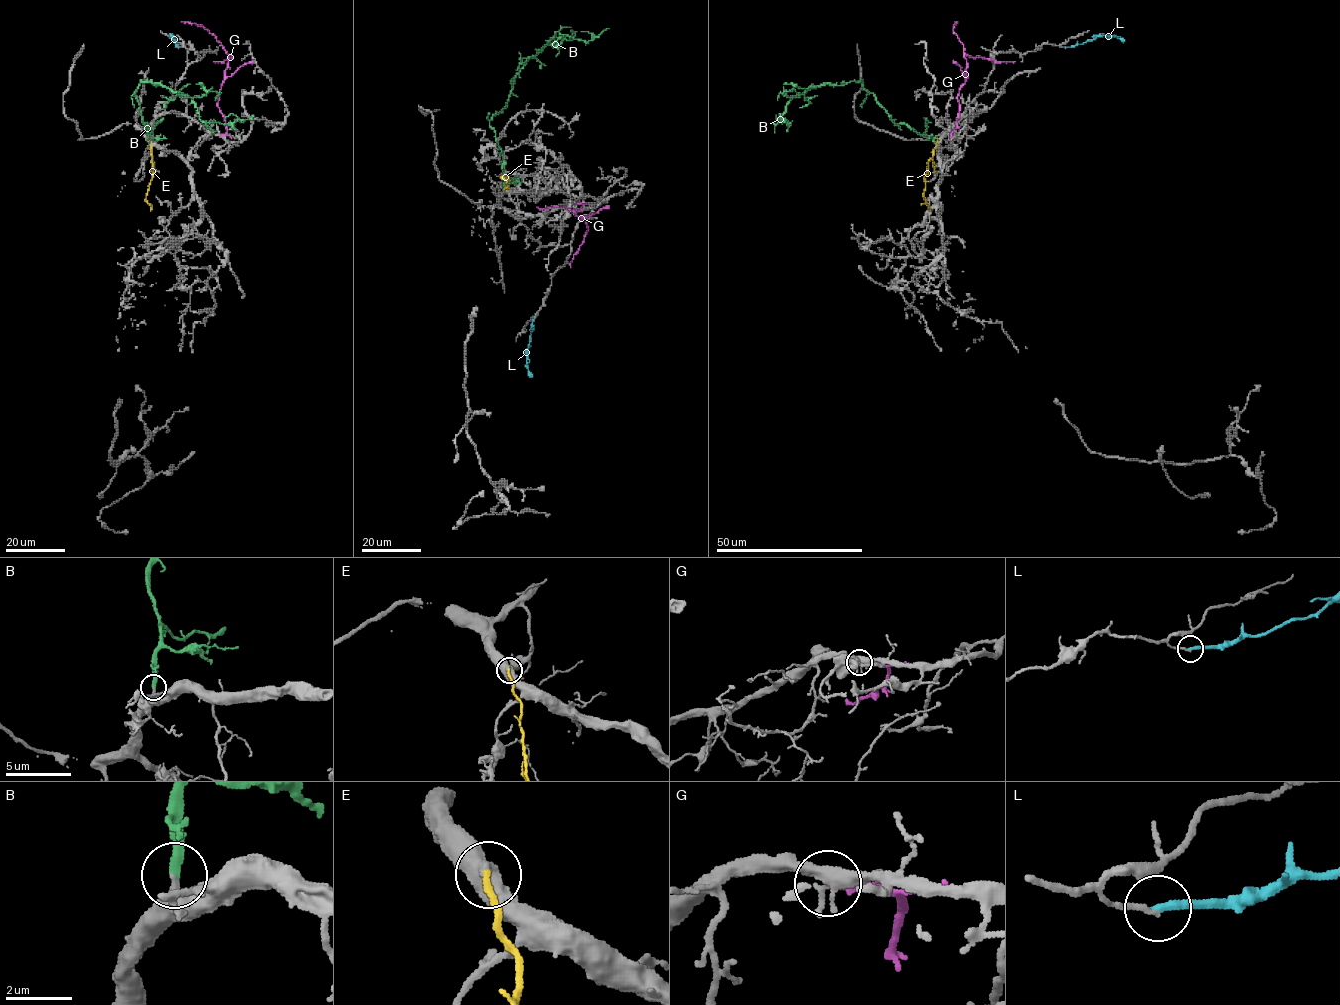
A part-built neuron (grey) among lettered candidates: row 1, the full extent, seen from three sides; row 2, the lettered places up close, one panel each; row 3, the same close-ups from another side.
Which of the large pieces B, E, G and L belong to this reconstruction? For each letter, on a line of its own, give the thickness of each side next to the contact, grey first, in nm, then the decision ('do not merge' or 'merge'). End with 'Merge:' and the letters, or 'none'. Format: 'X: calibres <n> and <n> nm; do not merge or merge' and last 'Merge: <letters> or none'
B: calibres 400 and 280 nm; merge
E: calibres 400 and 200 nm; do not merge
G: calibres 320 and 240 nm; do not merge
L: calibres 140 and 280 nm; do not merge
Merge: B

